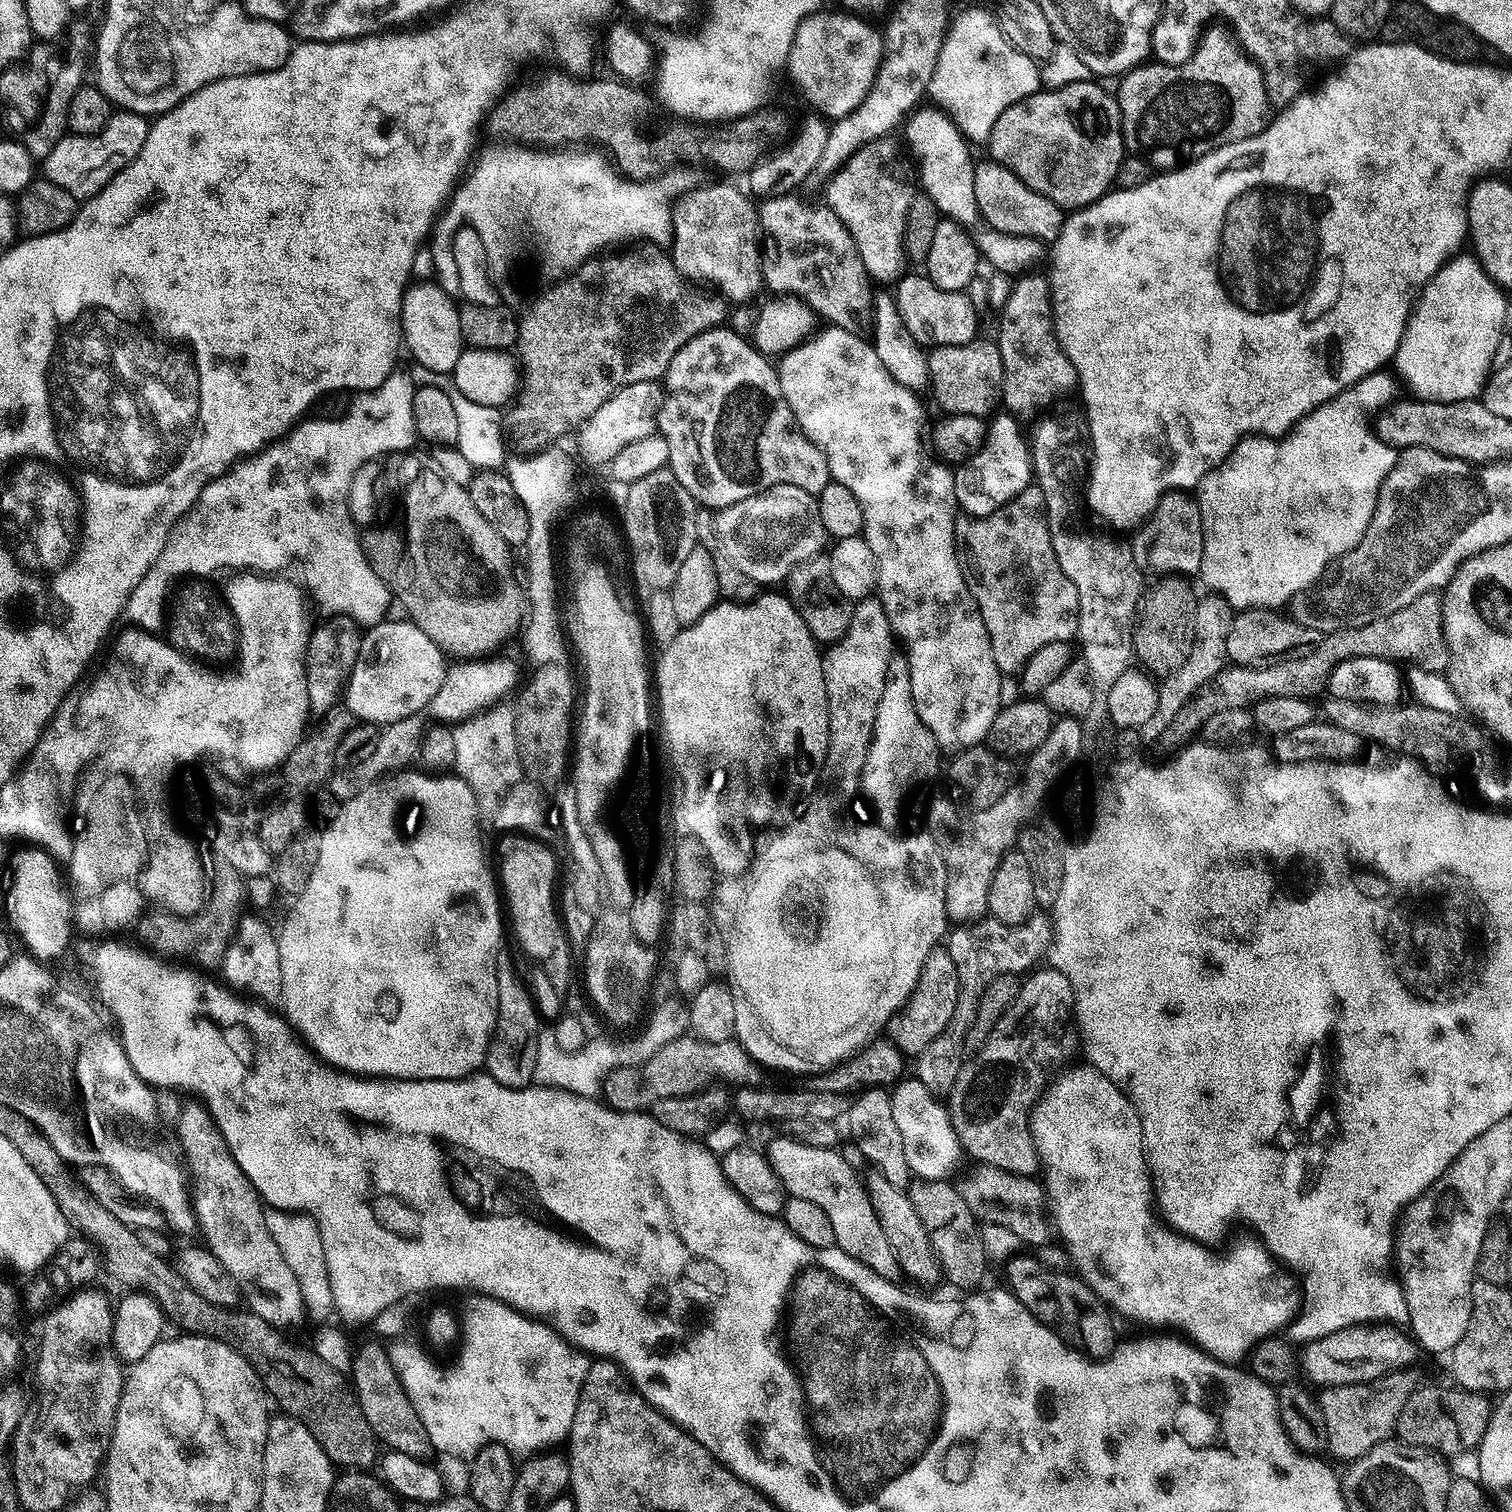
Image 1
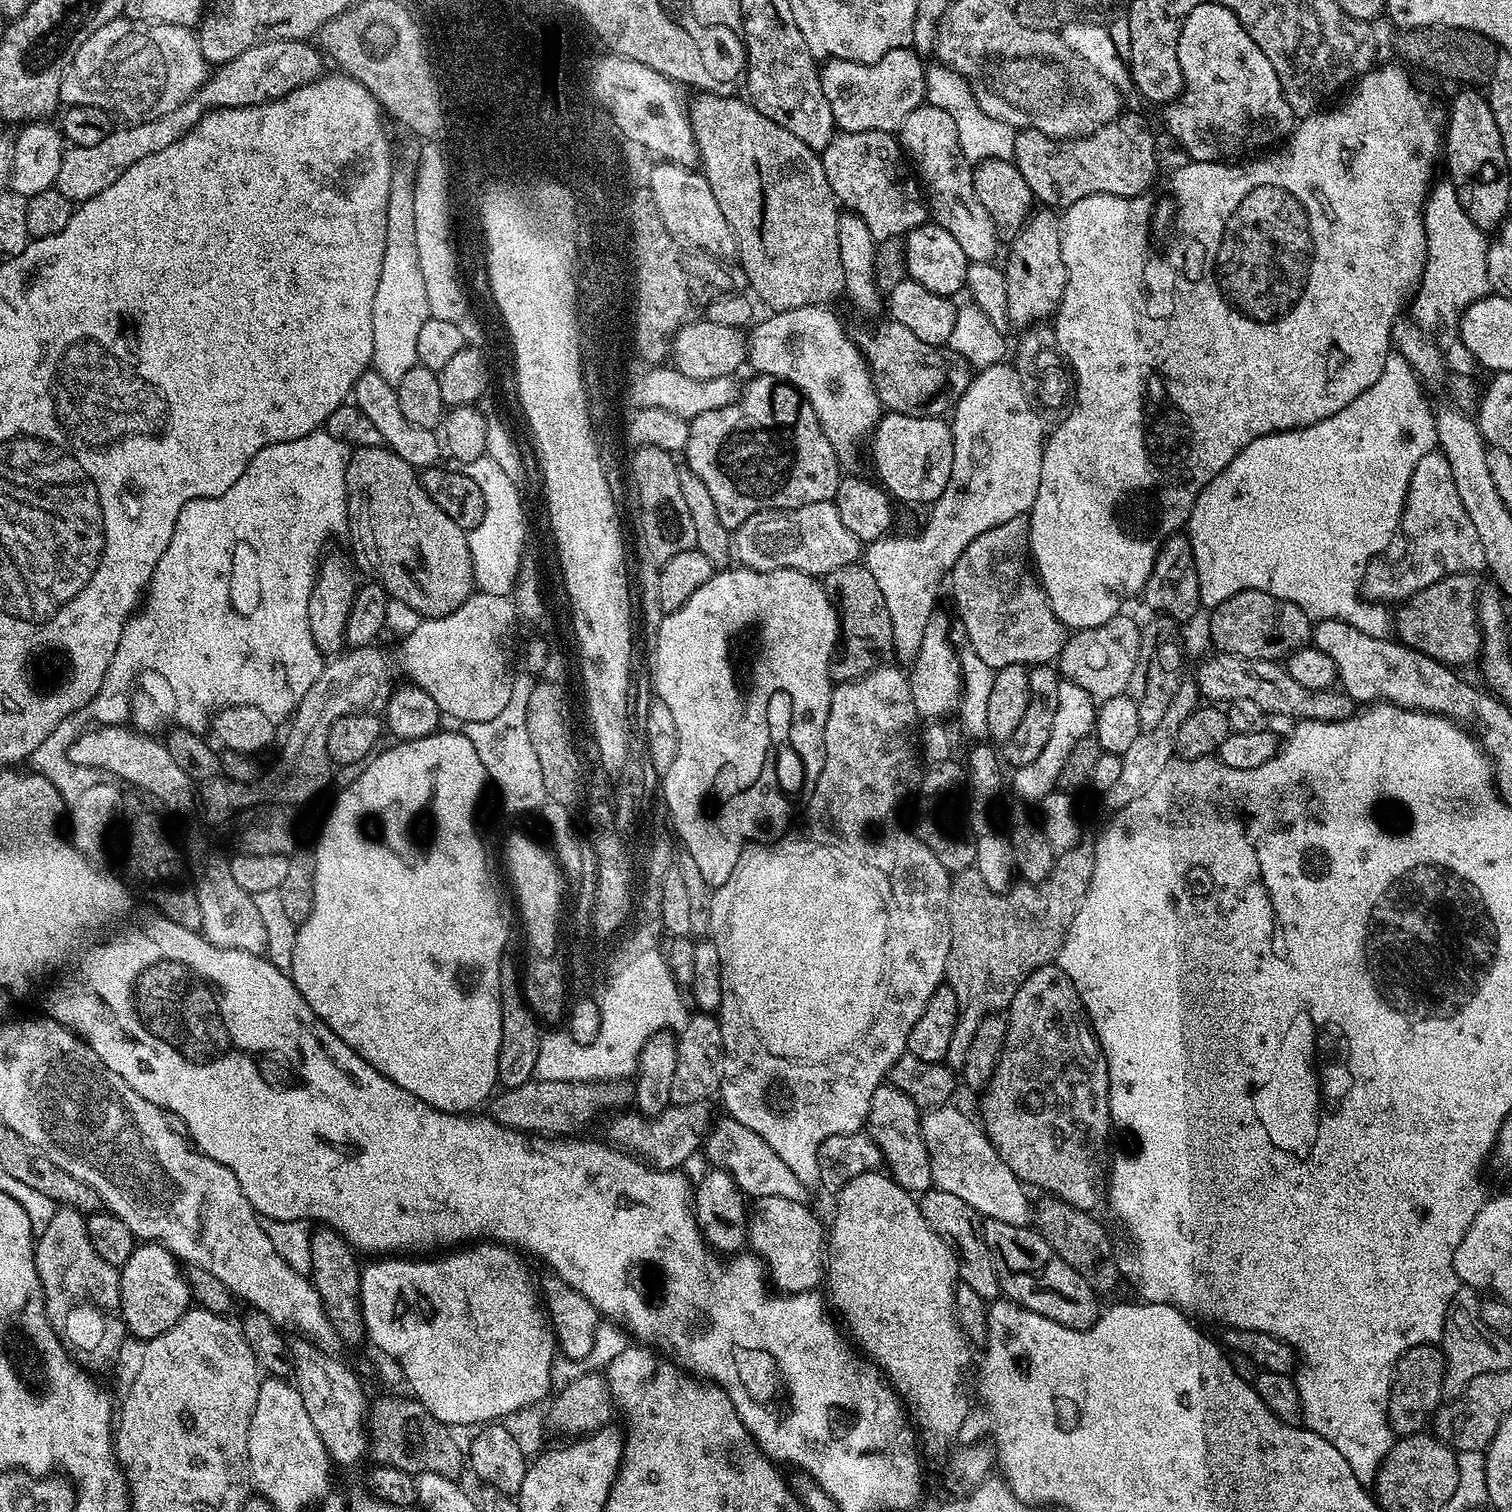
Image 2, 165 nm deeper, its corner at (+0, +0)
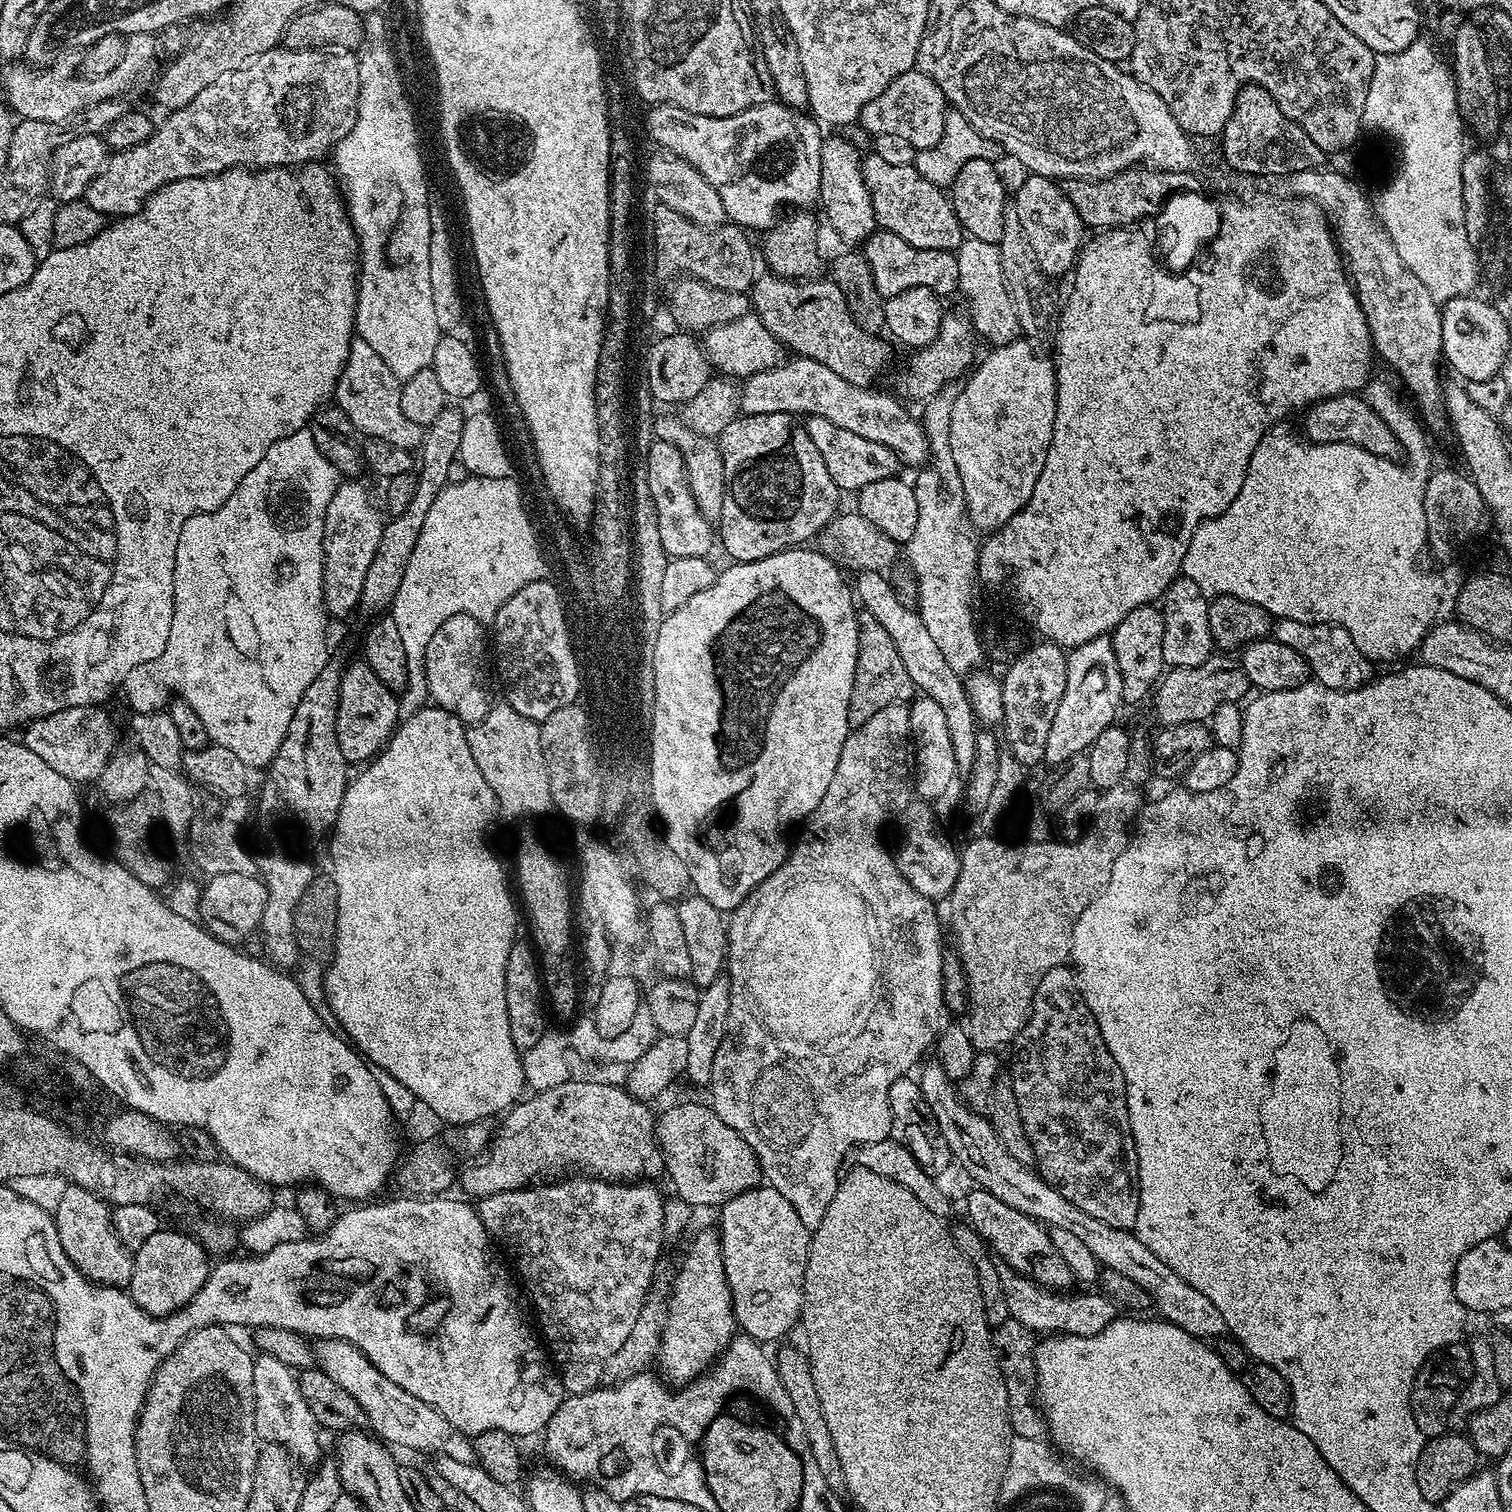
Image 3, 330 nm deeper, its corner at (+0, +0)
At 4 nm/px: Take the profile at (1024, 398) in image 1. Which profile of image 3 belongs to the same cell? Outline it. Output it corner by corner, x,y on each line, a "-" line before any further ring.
1031,174
1025,177
1016,192
1014,188
1014,211
1018,214
1018,222
1022,222
1022,230
1026,230
1026,238
1034,249
1034,258
1038,258
1040,269
1049,278
1067,277
1075,269
1085,243
1086,226
1082,218
1078,218
1078,210
1074,210
1070,198
1066,198
1063,187
1053,177

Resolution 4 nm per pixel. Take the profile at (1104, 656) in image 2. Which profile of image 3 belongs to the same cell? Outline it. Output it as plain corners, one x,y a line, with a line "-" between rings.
1155,603
1143,604
1118,626
1113,628
1110,635
1114,646
1114,658
1118,658
1118,674
1122,674
1122,701
1125,705
1136,704
1139,700
1147,701
1158,681
1166,671
1162,656
1162,634
1164,633
1164,614

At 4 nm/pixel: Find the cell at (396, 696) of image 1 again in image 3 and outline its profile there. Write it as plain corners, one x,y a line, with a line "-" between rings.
466,614
446,618
426,646
424,665
431,703
453,712
465,726
482,722
490,707
488,692
484,689
484,648
486,652
485,625

